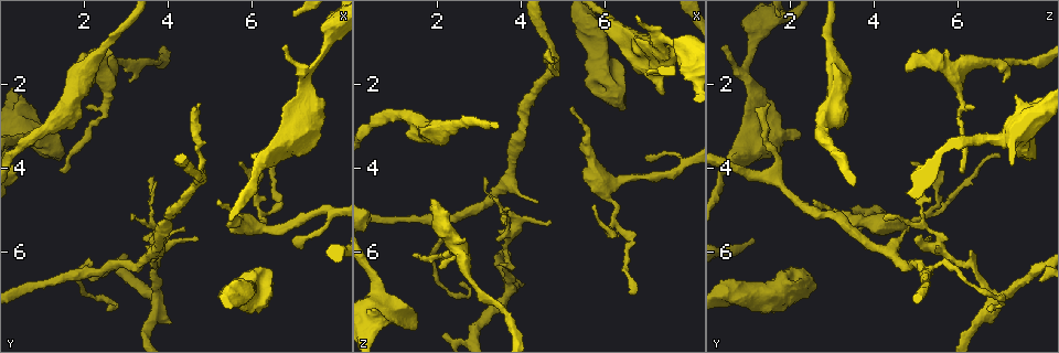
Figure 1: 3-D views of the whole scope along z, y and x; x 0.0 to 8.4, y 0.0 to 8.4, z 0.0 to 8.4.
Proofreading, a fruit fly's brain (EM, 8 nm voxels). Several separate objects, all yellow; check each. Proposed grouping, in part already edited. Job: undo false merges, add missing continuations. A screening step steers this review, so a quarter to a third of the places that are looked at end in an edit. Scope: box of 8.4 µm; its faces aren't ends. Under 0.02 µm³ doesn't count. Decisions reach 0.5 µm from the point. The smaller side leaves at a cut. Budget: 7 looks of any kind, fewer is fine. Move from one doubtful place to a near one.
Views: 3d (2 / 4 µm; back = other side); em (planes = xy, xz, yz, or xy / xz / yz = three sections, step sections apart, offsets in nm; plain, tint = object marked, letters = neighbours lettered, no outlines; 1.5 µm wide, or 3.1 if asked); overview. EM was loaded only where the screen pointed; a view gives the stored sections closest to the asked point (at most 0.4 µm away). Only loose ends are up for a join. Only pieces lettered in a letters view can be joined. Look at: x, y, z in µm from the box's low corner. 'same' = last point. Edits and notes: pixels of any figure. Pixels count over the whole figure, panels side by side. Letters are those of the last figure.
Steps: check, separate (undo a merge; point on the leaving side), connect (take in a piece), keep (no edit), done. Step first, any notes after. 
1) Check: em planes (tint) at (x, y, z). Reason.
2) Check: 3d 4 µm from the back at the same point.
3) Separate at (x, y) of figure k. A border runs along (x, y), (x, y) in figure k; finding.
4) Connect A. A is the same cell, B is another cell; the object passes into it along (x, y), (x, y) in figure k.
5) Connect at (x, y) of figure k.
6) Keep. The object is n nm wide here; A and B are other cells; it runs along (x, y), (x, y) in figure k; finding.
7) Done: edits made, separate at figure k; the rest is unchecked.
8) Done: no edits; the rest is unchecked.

Check: 3d 2 µm at (6.20, 5.05, 5.25). Two arms in line, one across.

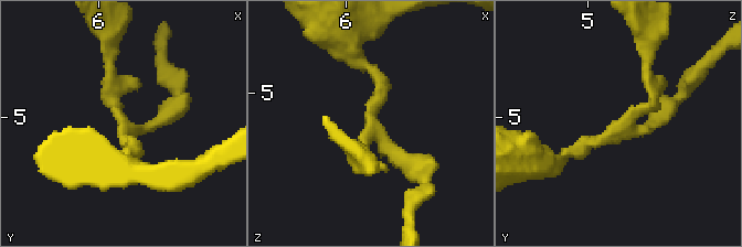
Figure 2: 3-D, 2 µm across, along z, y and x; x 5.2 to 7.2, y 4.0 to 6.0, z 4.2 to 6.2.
Check: em xy step 8 (letters) at (6.20, 5.12, 5.24). Shape alone is not enough.

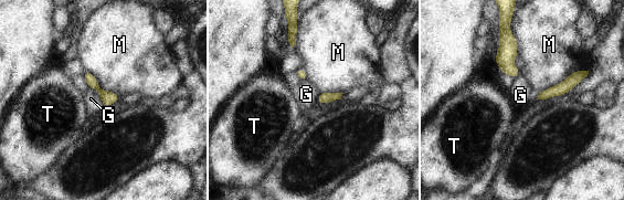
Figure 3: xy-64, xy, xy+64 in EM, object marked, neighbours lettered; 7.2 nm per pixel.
Keep. G, M and T are other cells; it runs along (86, 74), (106, 97), (116, 98) in figure 3; all the same neuron.

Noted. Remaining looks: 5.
Check: em planes (plain) at (6.70, 3.65, 7.00). Tapers out.

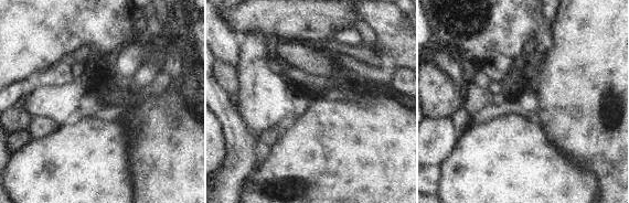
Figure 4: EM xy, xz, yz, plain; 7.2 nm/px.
Check: em planes (letters) at the same point.

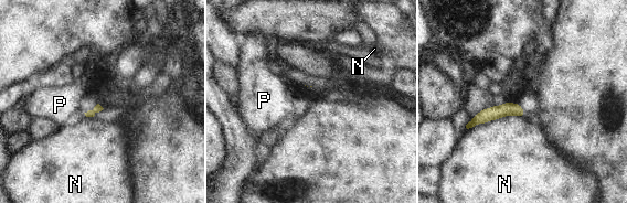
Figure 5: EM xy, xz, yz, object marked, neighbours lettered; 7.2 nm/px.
Keep. N and P are other cells; no lettered piece goes on from it.

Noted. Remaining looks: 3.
Check: 3d 2 µm at (5.25, 4.80, 2.60). Free end.

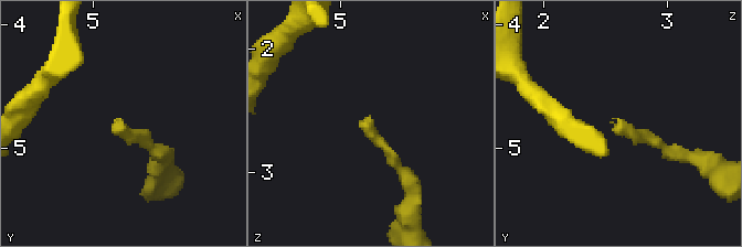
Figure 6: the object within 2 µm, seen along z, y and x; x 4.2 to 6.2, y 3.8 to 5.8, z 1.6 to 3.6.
Check: em planes (plain) at (5.26, 4.78, 2.60).

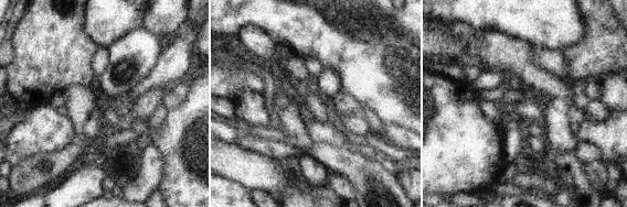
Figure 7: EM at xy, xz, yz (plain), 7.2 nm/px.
Check: em planes (letters) at the same point. What lies round it.

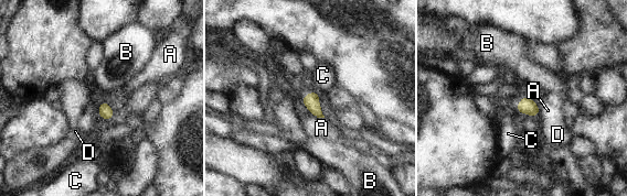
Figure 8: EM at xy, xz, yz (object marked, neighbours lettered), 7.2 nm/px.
Keep. A, B, C and D are other cells; a border runs along (315, 91), (319, 94) in figure 8; no lettered piece goes on from it.

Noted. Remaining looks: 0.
Done: no edits; the rest is unchecked.

